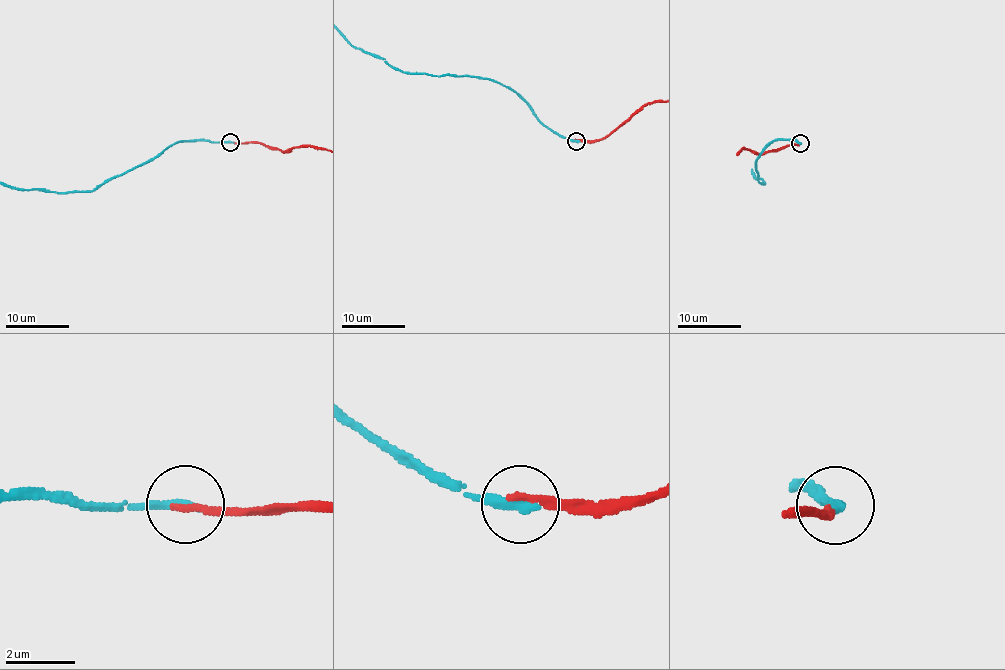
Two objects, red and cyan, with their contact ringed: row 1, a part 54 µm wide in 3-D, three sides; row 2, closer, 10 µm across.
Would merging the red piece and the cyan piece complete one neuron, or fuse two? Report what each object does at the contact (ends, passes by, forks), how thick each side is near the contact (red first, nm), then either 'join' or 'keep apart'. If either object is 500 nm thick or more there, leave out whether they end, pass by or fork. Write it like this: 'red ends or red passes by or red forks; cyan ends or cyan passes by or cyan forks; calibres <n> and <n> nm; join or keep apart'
red ends; cyan ends; calibres 200 and 320 nm; join

